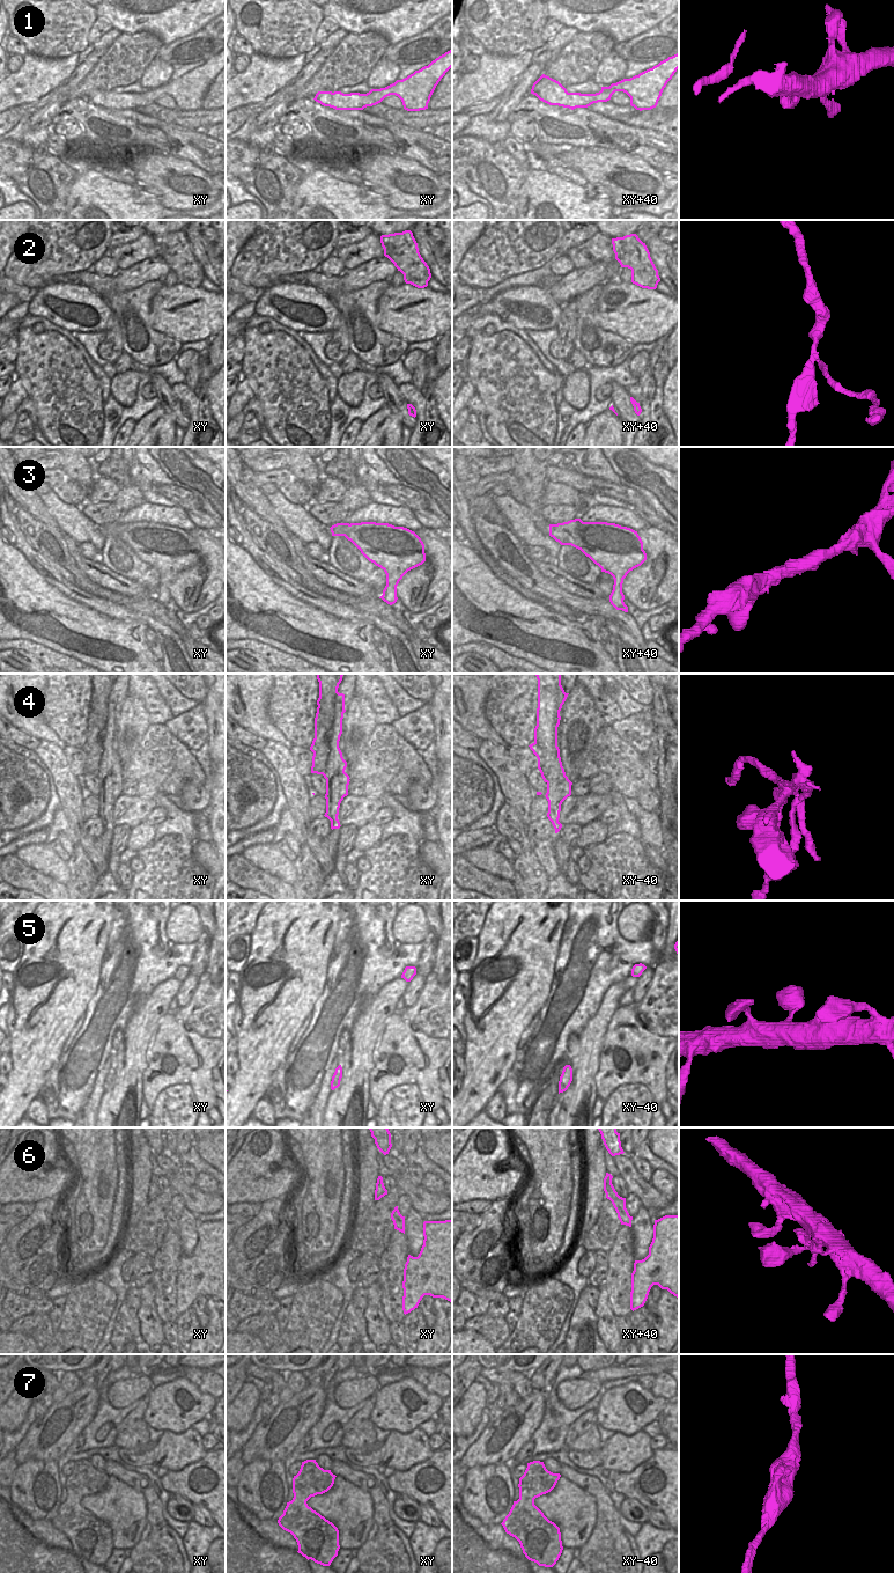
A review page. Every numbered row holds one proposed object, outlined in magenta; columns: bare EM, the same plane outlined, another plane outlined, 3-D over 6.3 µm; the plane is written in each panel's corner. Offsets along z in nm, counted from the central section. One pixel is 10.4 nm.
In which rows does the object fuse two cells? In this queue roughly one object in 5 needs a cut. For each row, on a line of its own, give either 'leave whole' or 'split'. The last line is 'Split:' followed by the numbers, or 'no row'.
1: leave whole
2: split
3: leave whole
4: split
5: leave whole
6: leave whole
7: leave whole
Split: 2, 4

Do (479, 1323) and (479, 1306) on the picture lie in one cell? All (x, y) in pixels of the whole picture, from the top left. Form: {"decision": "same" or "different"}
{"decision": "different"}

